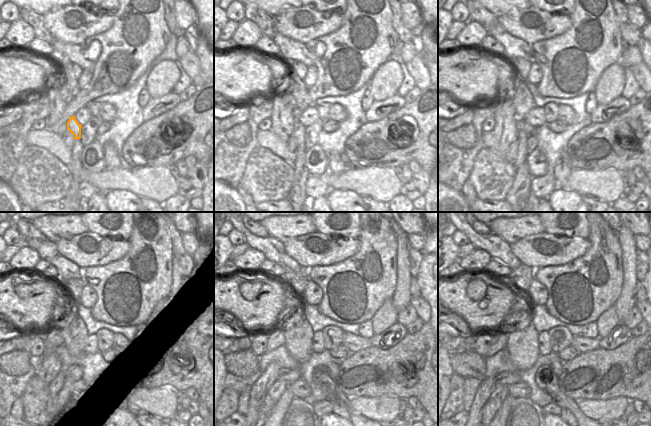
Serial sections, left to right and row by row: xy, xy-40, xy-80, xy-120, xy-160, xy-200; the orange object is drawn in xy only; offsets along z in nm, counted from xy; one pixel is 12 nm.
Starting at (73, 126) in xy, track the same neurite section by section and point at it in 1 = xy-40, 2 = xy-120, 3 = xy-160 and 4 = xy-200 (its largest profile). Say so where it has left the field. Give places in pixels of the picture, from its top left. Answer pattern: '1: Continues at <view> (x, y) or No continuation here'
1: Continues at xy-40 (299, 129)
2: Continues at xy-120 (73, 373)
3: Continues at xy-160 (277, 415)
4: Continues at xy-200 (503, 412).

